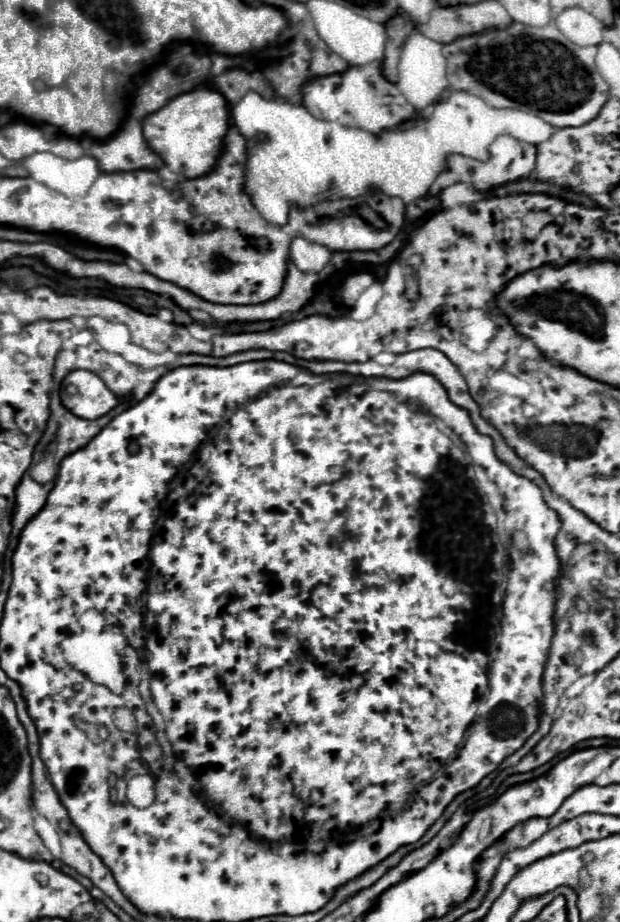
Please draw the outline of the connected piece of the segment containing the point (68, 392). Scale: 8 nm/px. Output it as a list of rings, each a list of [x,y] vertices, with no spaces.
[[[88,370],[70,372],[61,384],[61,402],[78,418],[96,420],[108,414],[118,398],[106,388],[106,384]]]

